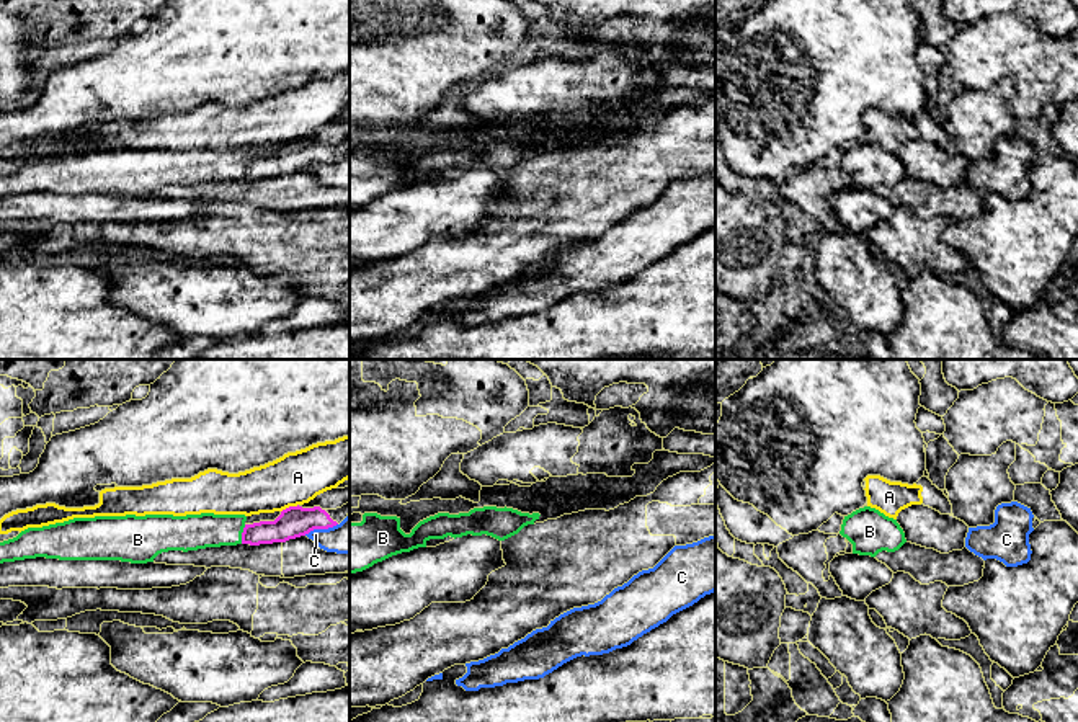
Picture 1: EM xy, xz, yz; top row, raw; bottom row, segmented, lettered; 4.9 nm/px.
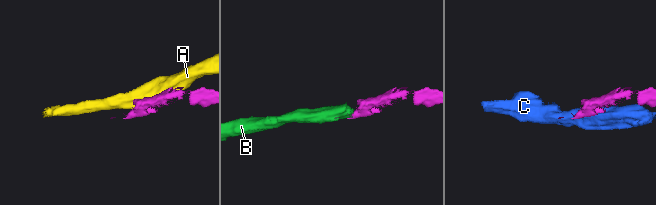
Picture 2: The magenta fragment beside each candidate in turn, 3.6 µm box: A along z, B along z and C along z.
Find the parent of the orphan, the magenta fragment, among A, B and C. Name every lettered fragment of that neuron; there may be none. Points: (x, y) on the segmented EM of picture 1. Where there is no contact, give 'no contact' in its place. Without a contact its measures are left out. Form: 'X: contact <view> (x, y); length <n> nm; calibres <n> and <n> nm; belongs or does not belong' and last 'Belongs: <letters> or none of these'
A: contact xy (289, 507); length 100 nm; calibres 160 and 260 nm; does not belong
B: contact xy (242, 534); length 100 nm; calibres 150 and 180 nm; belongs
C: contact xy (320, 528); length 180 nm; calibres 160 and 160 nm; does not belong
Belongs: B

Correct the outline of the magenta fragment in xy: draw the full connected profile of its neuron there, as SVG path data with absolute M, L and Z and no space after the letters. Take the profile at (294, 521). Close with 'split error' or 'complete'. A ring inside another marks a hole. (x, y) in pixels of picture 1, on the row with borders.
M350 503L336 510L320 506L302 508L289 506L274 521L247 524L245 515L126 515L126 516L95 516L74 518L42 528L28 528L16 537L0 542L0 564L24 559L59 559L59 560L121 560L131 564L147 564L168 550L198 550L206 547L237 546L237 544L273 544L286 542L309 534L314 529L328 529L340 524L350 515Z | split error

